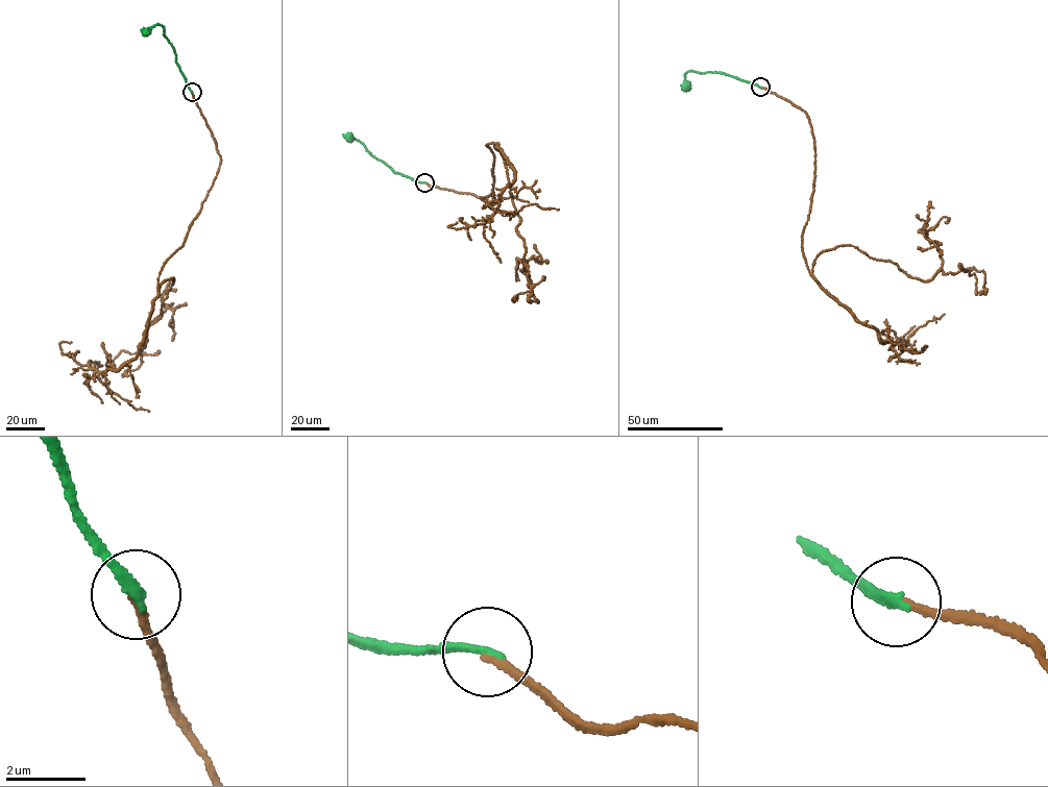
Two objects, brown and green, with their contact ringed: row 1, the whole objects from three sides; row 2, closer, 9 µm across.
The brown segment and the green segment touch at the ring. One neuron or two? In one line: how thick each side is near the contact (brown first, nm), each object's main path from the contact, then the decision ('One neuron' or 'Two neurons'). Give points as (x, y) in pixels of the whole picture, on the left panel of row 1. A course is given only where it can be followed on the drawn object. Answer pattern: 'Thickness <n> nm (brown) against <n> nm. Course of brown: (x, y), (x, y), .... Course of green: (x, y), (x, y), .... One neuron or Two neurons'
Thickness 200 nm (brown) against 240 nm. Course of brown: (192, 92), (219, 168), (161, 271), (157, 289), (173, 280), (144, 345), (170, 279). Course of green: (192, 92), (163, 27), (155, 24), (146, 31). Two neurons

